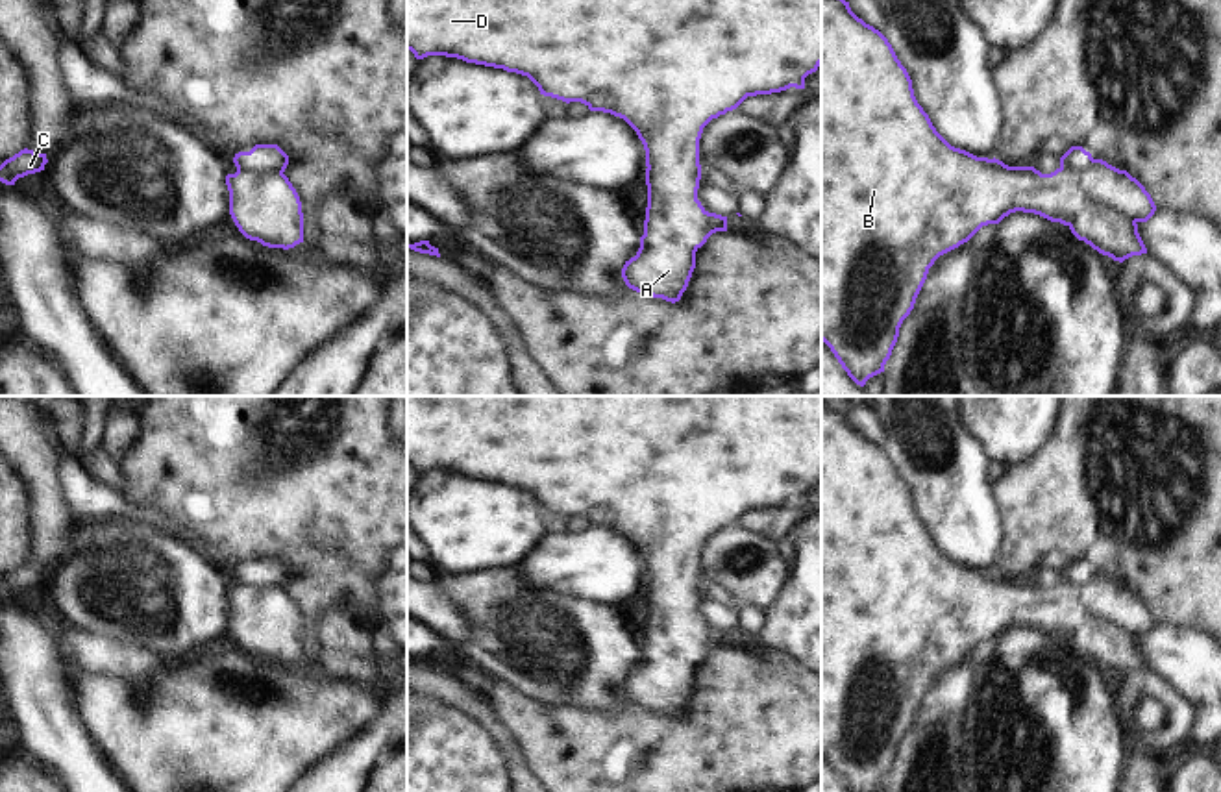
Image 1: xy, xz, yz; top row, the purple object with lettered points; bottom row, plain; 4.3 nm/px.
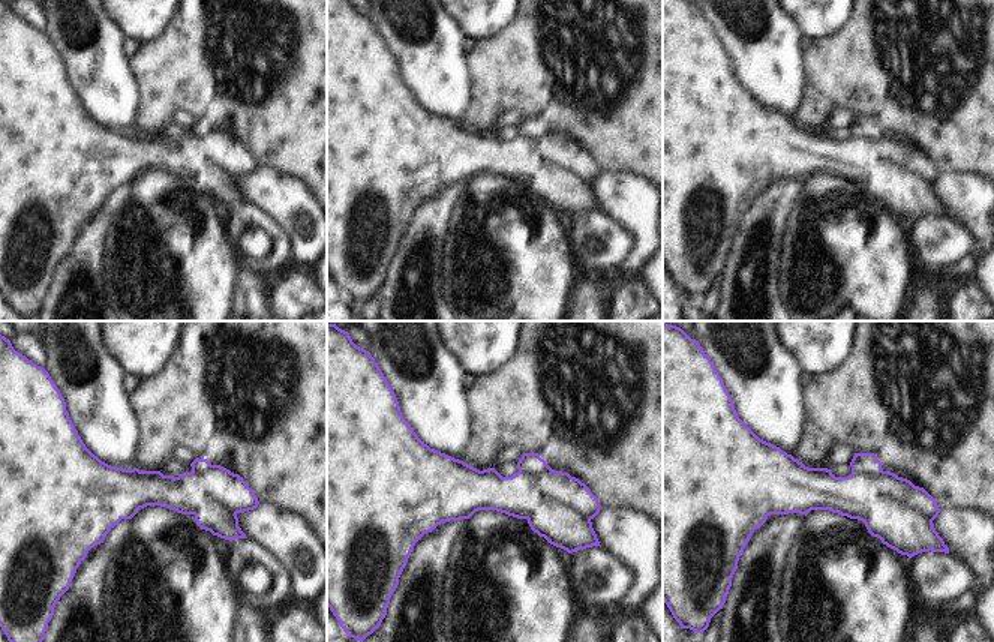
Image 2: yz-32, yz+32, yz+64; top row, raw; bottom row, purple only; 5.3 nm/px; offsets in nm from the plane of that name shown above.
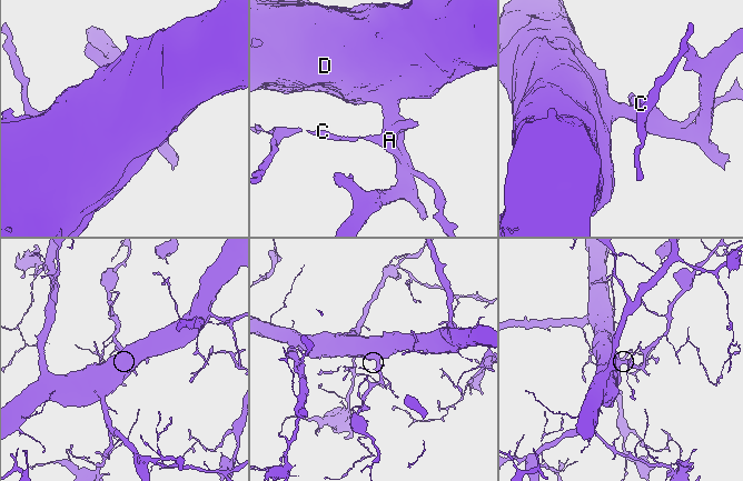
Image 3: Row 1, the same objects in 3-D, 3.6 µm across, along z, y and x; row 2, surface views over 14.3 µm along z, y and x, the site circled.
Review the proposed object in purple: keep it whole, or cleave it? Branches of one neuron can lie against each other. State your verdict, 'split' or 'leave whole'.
split

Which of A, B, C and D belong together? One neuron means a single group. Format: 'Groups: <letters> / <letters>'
Groups: A C / B D.

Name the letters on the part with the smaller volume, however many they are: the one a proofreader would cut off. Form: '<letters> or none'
A, C

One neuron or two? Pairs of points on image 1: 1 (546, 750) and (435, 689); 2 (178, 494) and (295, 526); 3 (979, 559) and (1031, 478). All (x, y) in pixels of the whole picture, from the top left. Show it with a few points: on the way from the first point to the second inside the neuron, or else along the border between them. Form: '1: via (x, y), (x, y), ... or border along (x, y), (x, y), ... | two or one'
1: border along (485, 696), (524, 765) | two
2: via (208, 494), (265, 496) | one
3: border along (996, 483), (1001, 544), (992, 567) | two

